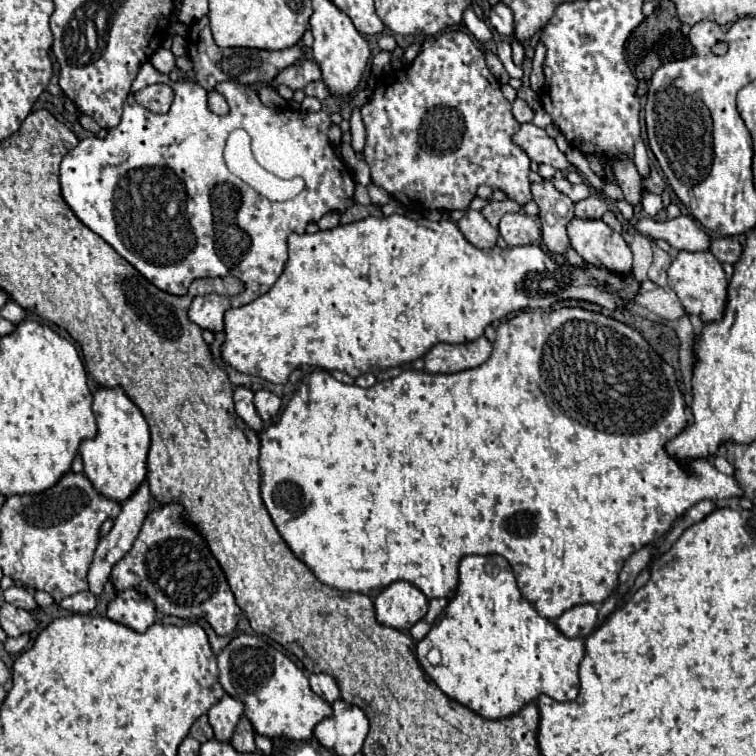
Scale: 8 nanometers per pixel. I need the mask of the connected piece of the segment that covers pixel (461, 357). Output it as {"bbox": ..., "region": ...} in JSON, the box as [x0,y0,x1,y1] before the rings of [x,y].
{"bbox":[424,337,492,373],"region":[[[480,337],[468,345],[438,343],[424,355],[426,373],[458,373],[482,365],[490,357],[492,345],[486,337]]]}

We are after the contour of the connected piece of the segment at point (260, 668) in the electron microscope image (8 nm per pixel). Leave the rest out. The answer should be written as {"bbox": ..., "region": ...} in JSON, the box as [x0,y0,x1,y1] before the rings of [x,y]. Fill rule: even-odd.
{"bbox":[218,633,332,741],"region":[[[238,633],[218,655],[218,669],[224,691],[244,703],[244,715],[254,725],[254,731],[264,737],[306,741],[320,721],[332,717],[332,705],[310,691],[302,669],[256,635]]]}

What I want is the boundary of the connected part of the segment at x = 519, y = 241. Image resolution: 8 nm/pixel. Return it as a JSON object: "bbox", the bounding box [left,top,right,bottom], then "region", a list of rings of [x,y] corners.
{"bbox":[500,213,540,247],"region":[[[514,213],[504,215],[500,221],[500,235],[504,237],[508,247],[516,245],[530,245],[540,239],[540,223],[538,219],[526,215],[526,213]]]}

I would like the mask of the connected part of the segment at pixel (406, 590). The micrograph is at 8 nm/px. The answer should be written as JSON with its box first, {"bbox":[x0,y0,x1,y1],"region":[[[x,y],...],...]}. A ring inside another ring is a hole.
{"bbox":[374,581,428,631],"region":[[[396,581],[388,585],[376,597],[374,605],[378,623],[400,631],[416,625],[428,611],[428,599],[408,581]]]}

